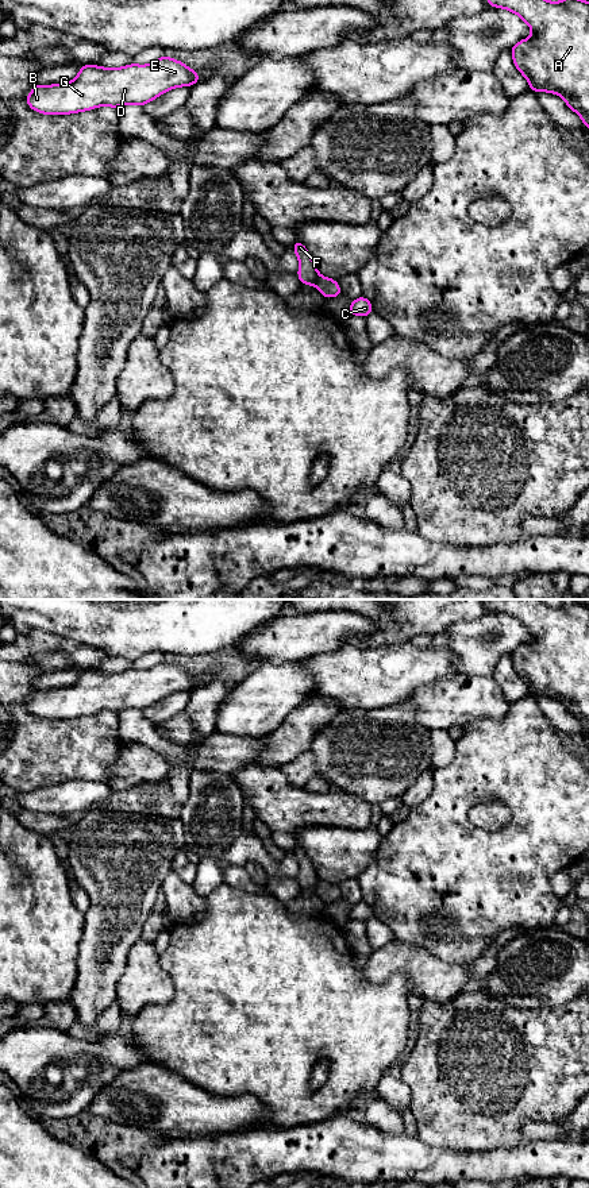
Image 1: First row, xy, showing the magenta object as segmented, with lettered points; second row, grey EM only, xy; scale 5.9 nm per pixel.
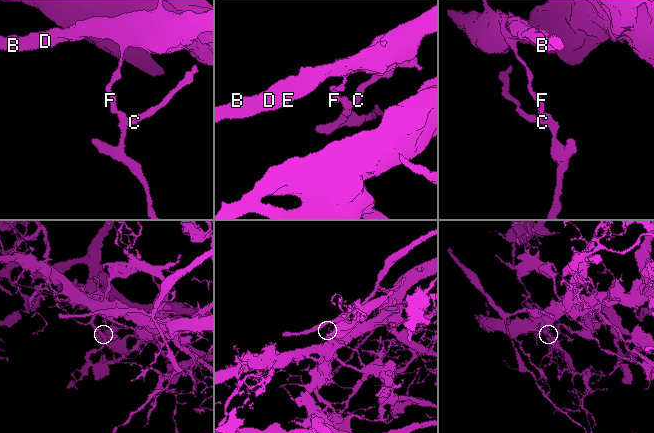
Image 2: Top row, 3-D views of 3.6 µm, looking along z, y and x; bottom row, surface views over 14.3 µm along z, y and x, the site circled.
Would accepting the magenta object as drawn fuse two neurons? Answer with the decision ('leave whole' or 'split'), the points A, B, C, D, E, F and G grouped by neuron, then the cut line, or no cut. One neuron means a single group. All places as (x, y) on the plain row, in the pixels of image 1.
split; A C / B D E F G; cut in xy along (320, 880), (314, 888)

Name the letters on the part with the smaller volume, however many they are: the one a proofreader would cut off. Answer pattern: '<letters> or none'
B, D, E, F, G

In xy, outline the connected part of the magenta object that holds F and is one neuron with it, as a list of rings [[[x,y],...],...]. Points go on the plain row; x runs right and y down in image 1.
[[[296,845],[292,853],[294,855],[300,867],[299,876],[297,876],[300,887],[303,890],[315,890],[320,880],[308,855],[299,845]]]

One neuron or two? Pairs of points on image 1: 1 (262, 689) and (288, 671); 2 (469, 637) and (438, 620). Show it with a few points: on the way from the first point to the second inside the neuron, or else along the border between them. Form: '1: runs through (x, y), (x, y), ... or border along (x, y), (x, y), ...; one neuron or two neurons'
1: runs through (269, 689), (281, 678); one neuron
2: border along (480, 618), (458, 620), (445, 631); two neurons

